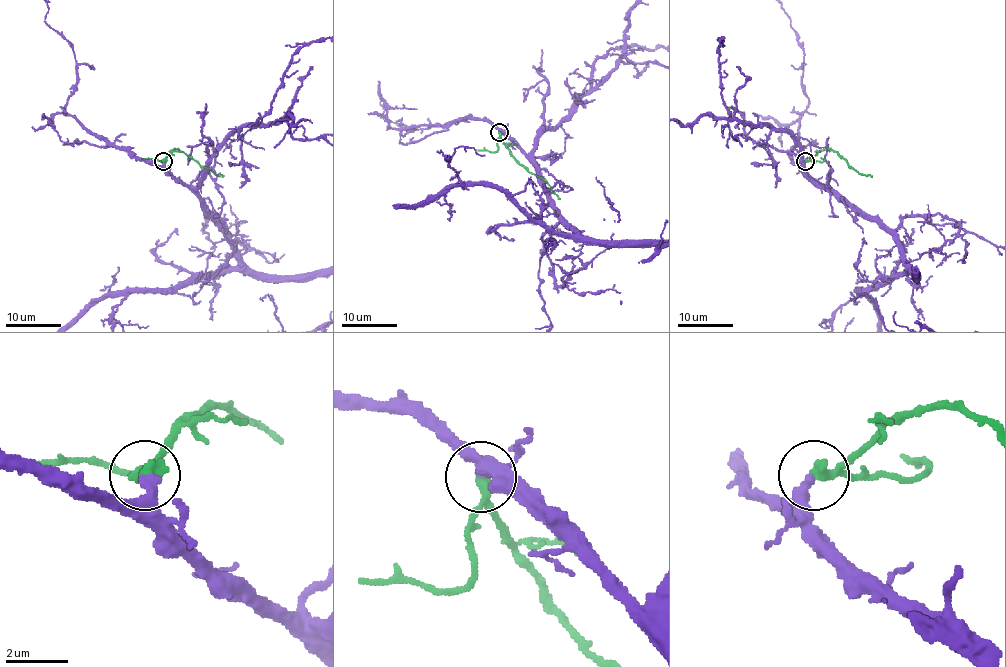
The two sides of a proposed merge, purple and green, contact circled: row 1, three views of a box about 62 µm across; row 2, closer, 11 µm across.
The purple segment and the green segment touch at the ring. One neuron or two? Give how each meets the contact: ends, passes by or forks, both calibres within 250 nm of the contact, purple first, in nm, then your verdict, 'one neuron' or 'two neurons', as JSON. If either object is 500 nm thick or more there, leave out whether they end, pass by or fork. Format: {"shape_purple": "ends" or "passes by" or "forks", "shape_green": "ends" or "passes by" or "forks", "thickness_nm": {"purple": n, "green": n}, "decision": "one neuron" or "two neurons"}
{"shape_purple": "ends", "shape_green": "passes by", "thickness_nm": {"purple": 400, "green": 280}, "decision": "one neuron"}

